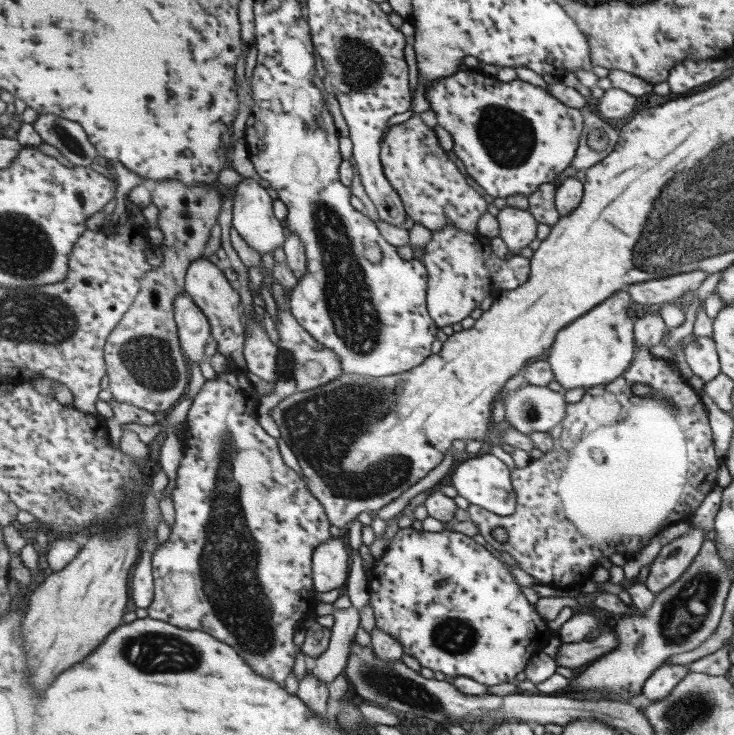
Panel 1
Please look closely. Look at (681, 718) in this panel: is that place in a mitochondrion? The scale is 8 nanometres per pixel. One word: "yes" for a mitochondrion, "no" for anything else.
yes

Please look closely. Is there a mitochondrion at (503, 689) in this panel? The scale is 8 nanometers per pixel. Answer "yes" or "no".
no

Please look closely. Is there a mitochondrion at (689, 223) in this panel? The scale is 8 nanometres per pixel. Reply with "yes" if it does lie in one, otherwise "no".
yes

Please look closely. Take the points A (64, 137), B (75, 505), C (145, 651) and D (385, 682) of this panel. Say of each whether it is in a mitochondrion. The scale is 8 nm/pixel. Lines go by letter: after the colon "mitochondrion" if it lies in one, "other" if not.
A: mitochondrion
B: mitochondrion
C: mitochondrion
D: mitochondrion

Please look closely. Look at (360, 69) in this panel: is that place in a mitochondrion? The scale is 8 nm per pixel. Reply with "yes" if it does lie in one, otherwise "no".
yes

